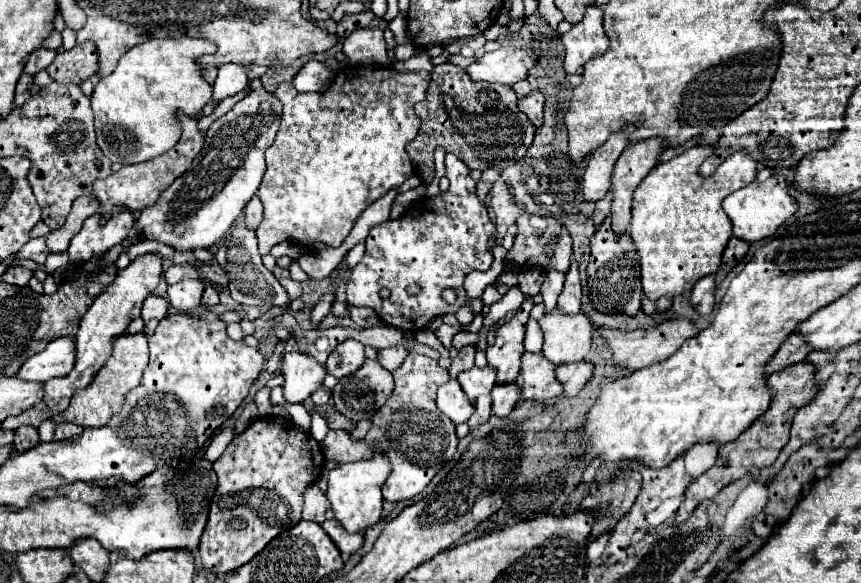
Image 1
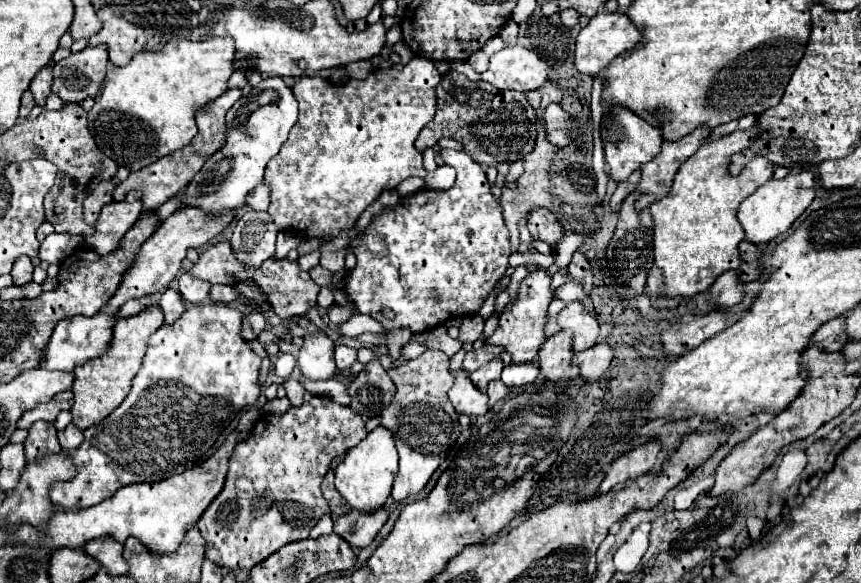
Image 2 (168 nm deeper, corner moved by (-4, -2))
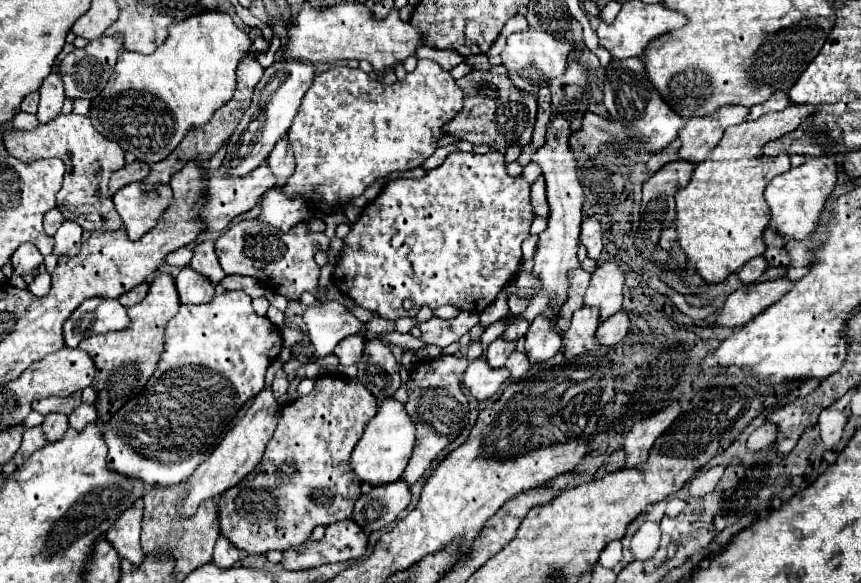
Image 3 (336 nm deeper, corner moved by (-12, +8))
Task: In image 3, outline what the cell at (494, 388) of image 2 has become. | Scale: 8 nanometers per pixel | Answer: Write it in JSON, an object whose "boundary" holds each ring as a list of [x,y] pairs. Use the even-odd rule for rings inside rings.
{"boundary":[[[515,351],[515,353],[507,359],[505,367],[507,367],[507,371],[511,373],[511,379],[521,379],[521,377],[529,371],[531,363],[527,361],[525,353],[517,353],[517,351]]]}

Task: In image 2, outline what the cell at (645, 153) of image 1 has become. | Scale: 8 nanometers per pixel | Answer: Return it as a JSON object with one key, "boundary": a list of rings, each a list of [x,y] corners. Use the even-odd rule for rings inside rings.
{"boundary":[[[701,127],[679,141],[663,141],[661,153],[647,165],[641,165],[643,177],[637,191],[641,191],[643,195],[637,201],[637,209],[647,209],[653,201],[659,201],[669,193],[679,167],[701,147],[701,143],[709,135],[711,129]]]}

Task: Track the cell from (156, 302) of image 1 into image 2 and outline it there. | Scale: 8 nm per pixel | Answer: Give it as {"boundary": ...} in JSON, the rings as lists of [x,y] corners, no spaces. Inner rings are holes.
{"boundary":[[[165,289],[159,305],[161,305],[161,311],[165,315],[165,323],[173,323],[187,309],[187,305],[177,289]]]}

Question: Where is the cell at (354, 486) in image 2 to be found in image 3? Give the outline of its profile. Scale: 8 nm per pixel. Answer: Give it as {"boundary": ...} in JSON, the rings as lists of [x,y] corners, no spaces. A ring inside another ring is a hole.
{"boundary":[[[385,399],[381,403],[377,415],[369,421],[363,437],[355,445],[351,459],[349,459],[349,467],[351,467],[351,471],[355,471],[355,475],[363,483],[369,483],[371,487],[393,483],[395,479],[399,479],[403,475],[405,465],[413,451],[413,443],[415,443],[415,427],[403,409],[403,403],[399,403],[395,399]]]}

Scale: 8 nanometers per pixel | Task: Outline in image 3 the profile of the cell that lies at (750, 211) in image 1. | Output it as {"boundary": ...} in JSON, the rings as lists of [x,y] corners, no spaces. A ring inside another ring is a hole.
{"boundary":[[[833,157],[807,159],[803,165],[793,167],[783,175],[773,177],[763,193],[771,209],[769,227],[773,227],[781,237],[789,237],[789,239],[809,237],[815,229],[815,223],[819,219],[825,199],[835,187],[835,181],[837,181],[837,165]]]}

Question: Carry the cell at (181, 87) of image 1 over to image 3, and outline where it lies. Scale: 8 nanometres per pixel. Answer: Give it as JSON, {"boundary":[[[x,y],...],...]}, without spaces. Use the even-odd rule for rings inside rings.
{"boundary":[[[207,11],[193,15],[181,23],[169,27],[167,41],[151,55],[121,51],[115,71],[105,89],[91,101],[89,119],[95,129],[119,143],[123,151],[131,151],[139,161],[157,163],[165,159],[193,127],[203,127],[211,115],[223,107],[237,89],[237,63],[247,57],[251,39],[239,29],[227,13]]]}

